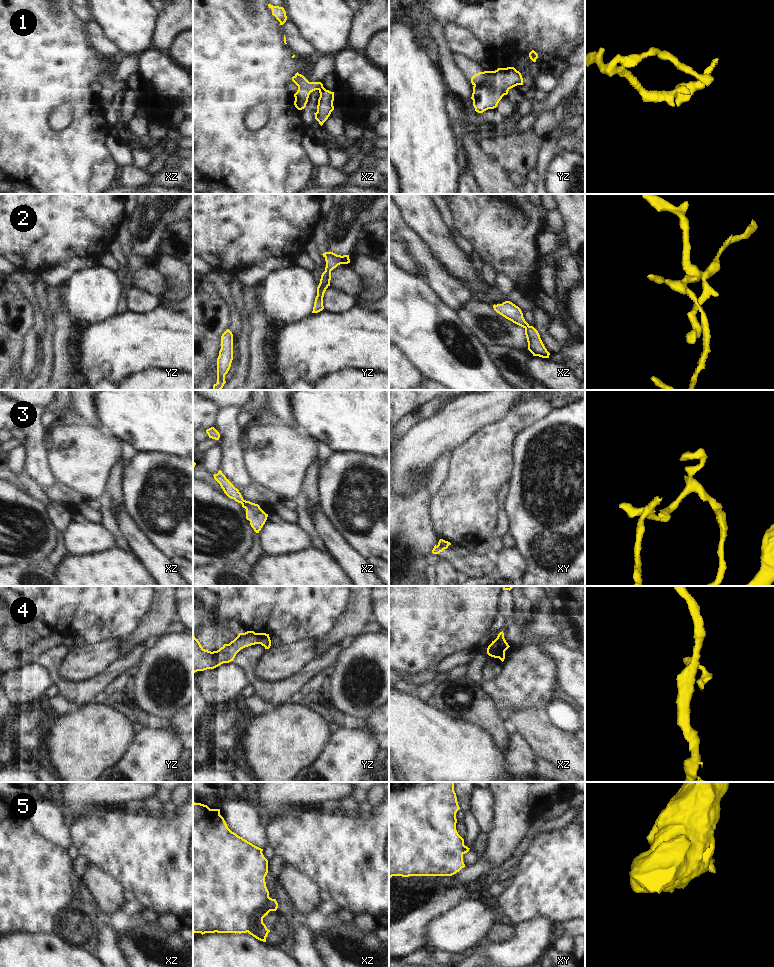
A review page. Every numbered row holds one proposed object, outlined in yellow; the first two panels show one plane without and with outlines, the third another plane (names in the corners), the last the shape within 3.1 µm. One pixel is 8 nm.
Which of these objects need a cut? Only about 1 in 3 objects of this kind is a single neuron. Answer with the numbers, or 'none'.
1, 2, 3, 4, 5.

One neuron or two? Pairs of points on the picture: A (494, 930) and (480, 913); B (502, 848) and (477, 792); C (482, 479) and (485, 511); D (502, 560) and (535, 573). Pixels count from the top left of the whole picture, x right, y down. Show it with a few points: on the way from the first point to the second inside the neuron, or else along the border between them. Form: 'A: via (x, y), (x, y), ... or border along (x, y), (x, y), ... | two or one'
A: border along (495, 922), (485, 935) | two
B: border along (494, 801), (492, 826), (486, 832) | two
C: via (482, 487), (482, 503) | one
D: border along (513, 547), (522, 559), (522, 575) | two

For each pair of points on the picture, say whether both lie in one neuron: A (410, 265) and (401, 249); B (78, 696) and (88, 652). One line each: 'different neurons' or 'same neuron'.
A: same neuron
B: different neurons

